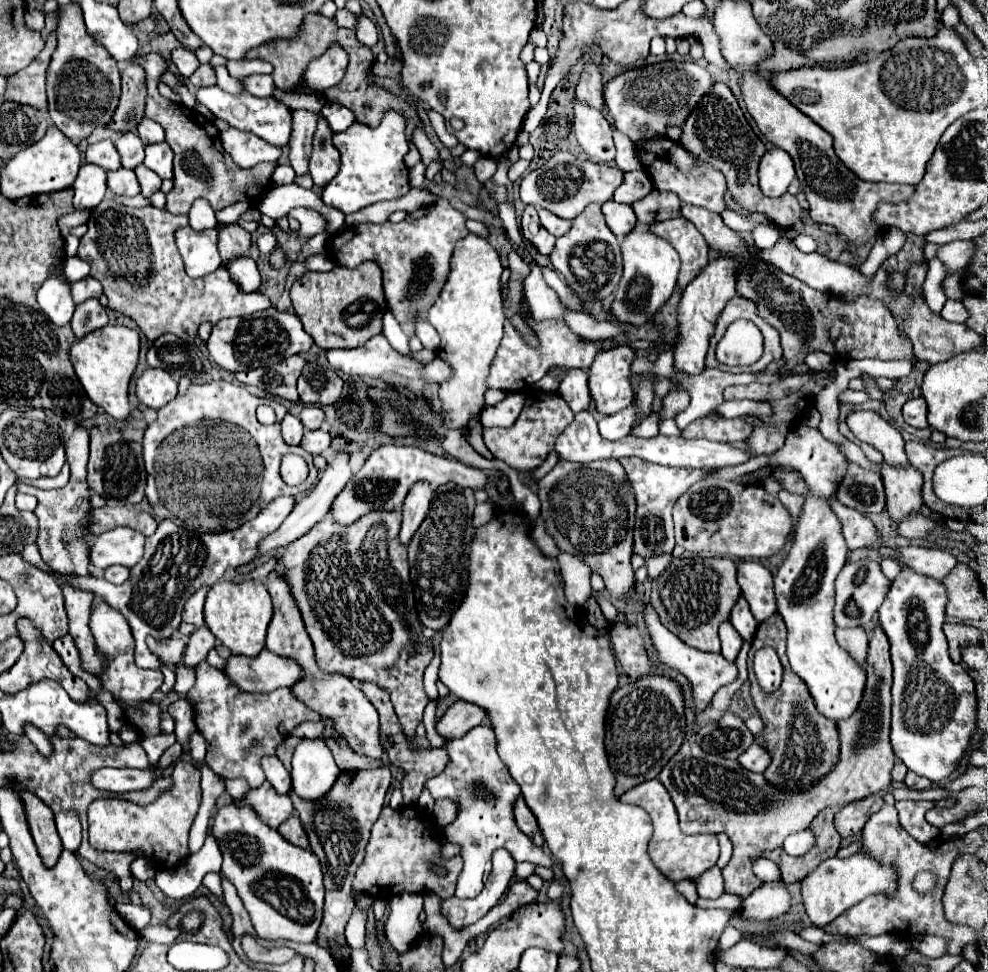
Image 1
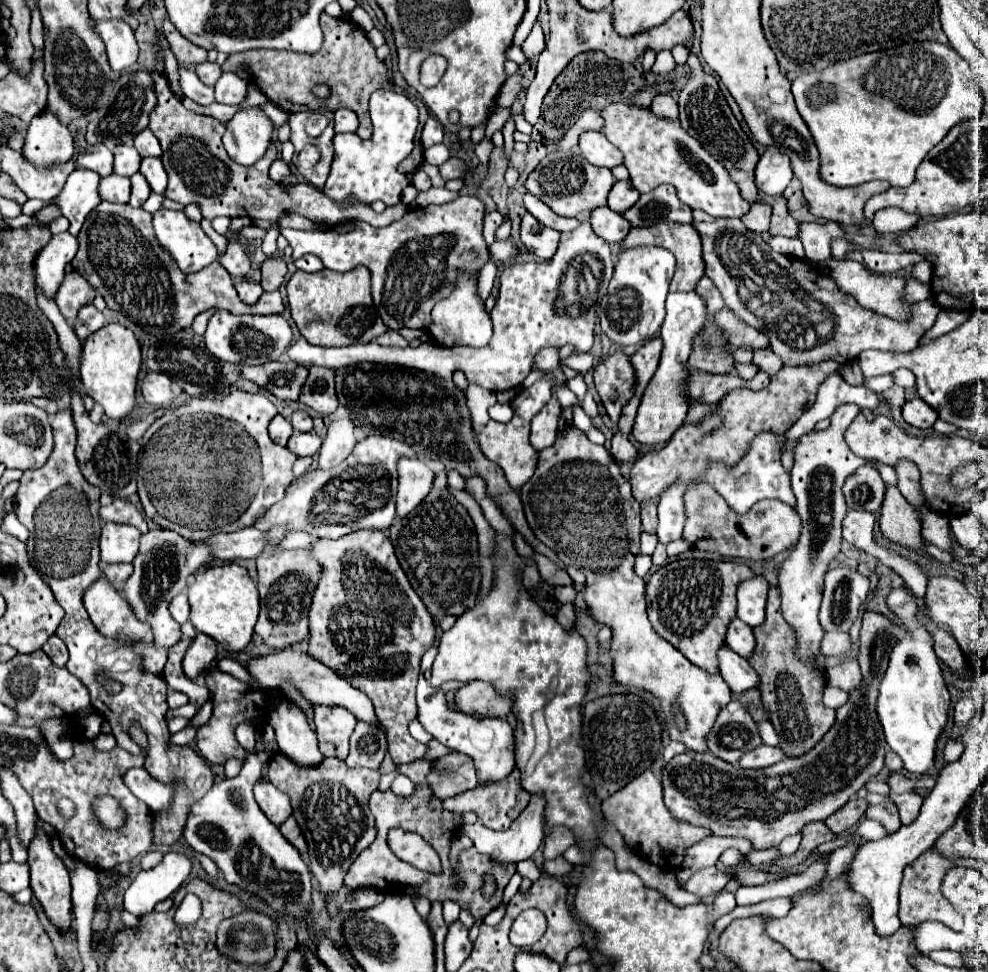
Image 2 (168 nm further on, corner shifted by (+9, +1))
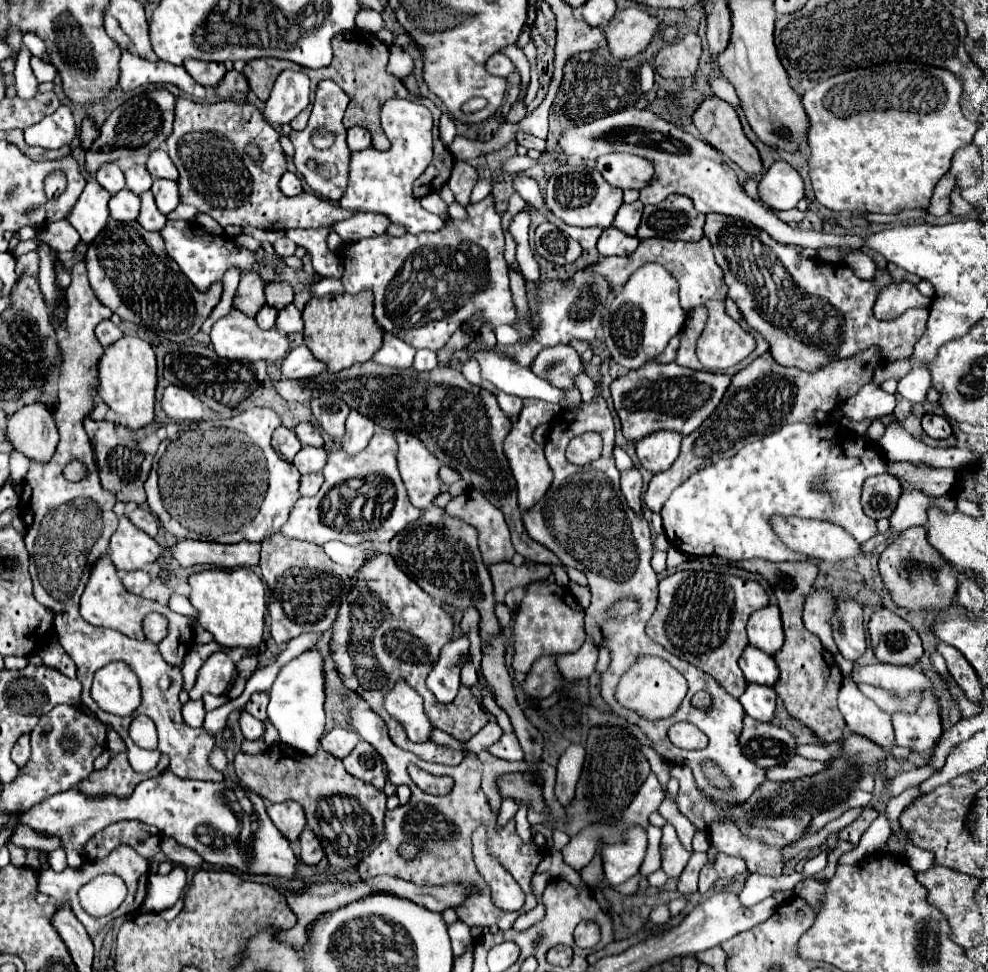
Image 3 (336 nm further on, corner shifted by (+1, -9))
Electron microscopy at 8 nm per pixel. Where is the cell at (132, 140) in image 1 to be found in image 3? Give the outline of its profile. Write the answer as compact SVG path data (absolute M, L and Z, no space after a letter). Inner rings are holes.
M132 165L130 169L124 171L124 175L126 175L126 187L136 195L148 191L152 185L152 177L144 165Z

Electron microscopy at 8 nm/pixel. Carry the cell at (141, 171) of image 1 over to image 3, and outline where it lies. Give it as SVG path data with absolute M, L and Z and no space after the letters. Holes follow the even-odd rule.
M152 191L142 193L140 199L142 199L142 209L140 209L140 215L138 215L138 223L146 231L160 231L166 223L166 215L162 215L158 211L158 207L154 203L154 197L152 197Z

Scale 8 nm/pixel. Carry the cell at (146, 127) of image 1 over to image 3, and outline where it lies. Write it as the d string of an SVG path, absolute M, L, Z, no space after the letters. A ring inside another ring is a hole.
M156 149L156 151L150 153L150 157L146 161L146 167L148 167L148 171L150 171L152 177L178 181L178 171L176 171L172 159L168 157L168 153L162 151L162 149Z

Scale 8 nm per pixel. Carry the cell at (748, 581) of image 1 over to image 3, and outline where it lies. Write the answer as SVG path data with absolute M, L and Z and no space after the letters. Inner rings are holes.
M766 605L764 609L752 613L746 629L750 643L768 655L774 655L784 643L780 611L776 605Z

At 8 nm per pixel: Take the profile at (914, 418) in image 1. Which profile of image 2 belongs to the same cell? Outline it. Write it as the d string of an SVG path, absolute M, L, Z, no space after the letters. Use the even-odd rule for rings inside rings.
M922 399L906 401L906 405L902 409L902 415L904 415L906 423L910 423L914 427L920 427L920 429L932 427L934 421L938 419L938 413L928 403L924 403Z

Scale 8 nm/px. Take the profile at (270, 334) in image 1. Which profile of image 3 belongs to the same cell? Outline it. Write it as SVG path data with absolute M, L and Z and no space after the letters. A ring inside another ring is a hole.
M234 307L226 317L222 317L220 321L214 323L212 331L210 331L210 339L212 345L218 353L218 357L224 359L236 359L236 361L266 361L268 365L278 363L280 359L286 357L286 353L290 351L290 339L286 333L278 331L278 329L260 329L256 325L256 321L252 317L248 317L246 313L242 313L238 307Z

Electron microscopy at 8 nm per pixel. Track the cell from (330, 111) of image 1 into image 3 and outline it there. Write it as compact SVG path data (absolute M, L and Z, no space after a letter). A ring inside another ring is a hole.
M350 127L348 129L348 147L350 151L362 151L368 149L370 143L370 133L364 127Z

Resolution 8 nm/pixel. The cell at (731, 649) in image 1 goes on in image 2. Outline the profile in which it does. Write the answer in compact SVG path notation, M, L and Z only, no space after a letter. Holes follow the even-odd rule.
M726 645L720 649L720 675L724 677L734 695L740 695L760 685L760 677L750 667L750 663L736 657L734 651L728 651Z

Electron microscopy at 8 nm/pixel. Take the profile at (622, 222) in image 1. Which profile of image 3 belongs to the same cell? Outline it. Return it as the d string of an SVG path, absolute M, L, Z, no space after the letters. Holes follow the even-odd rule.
M610 225L600 235L598 251L604 257L610 257L610 255L630 255L638 247L638 243L640 243L638 237L626 235L620 229L616 229L614 225Z

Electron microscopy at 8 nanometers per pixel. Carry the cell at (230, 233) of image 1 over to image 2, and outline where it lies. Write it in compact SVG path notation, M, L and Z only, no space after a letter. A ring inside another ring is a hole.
M238 237L230 239L228 251L220 257L220 263L226 267L226 271L232 277L246 277L250 273L250 259Z

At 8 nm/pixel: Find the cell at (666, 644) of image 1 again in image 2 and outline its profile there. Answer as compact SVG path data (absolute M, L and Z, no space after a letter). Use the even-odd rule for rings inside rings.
M570 425L564 431L558 431L554 445L548 449L542 449L538 453L538 469L534 477L520 489L520 499L524 505L524 513L528 519L530 529L534 535L550 547L564 565L572 565L576 569L586 569L586 587L584 587L584 601L594 617L596 623L604 623L612 629L612 645L610 645L610 659L612 659L612 671L614 671L614 683L622 687L638 687L648 693L652 693L662 703L662 713L668 735L672 741L680 741L686 745L686 749L692 751L708 751L706 735L716 723L716 717L722 707L730 703L730 687L724 683L720 675L708 675L706 671L692 665L676 647L672 647L668 641L664 641L650 625L646 615L646 583L642 577L634 573L634 561L640 553L640 505L632 497L630 483L622 475L620 467L612 459L606 447L594 445L584 431ZM672 701L678 701L684 709L684 715L688 719L688 729L678 731L672 723L670 705Z

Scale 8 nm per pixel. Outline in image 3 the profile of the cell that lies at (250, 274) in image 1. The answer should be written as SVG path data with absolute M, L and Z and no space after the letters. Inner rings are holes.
M264 305L258 313L256 313L256 323L262 327L262 329L272 329L274 327L274 321L276 321L276 309L272 309L270 305Z

